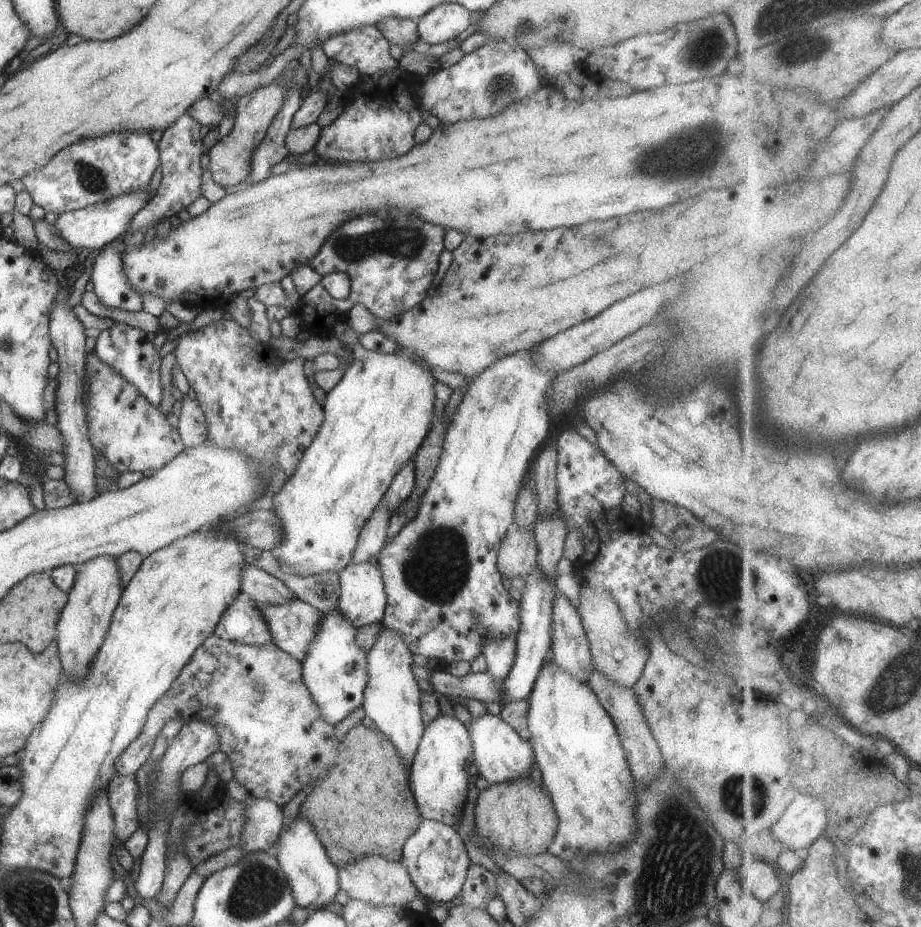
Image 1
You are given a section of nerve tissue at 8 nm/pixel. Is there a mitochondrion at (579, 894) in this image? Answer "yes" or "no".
no

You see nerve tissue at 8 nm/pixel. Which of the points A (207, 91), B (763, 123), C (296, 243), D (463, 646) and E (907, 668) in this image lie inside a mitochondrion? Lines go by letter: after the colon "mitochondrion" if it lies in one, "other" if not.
A: other
B: other
C: other
D: other
E: mitochondrion

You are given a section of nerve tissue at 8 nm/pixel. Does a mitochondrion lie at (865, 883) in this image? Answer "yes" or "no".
no

